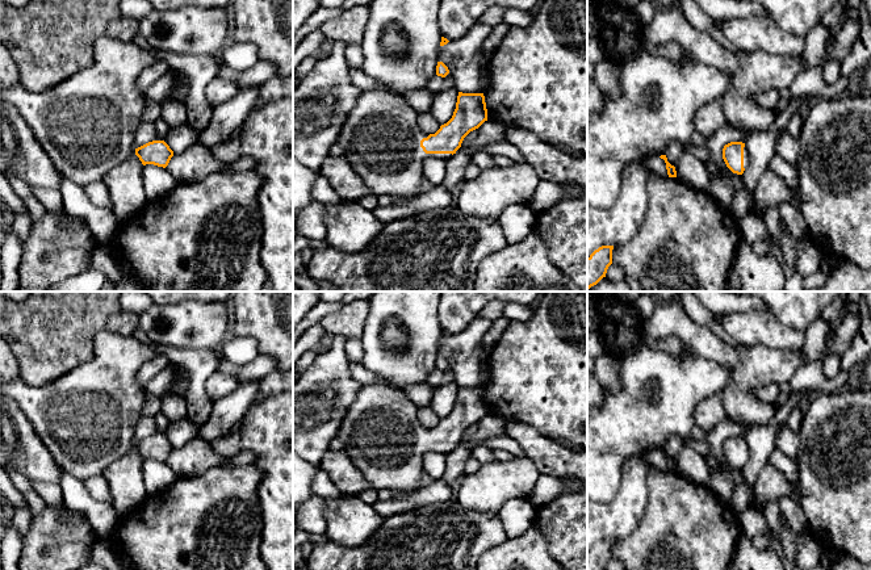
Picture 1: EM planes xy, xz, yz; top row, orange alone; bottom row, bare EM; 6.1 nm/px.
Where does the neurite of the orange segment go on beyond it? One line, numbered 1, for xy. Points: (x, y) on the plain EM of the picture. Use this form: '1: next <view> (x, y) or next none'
1: next xy (86, 418)

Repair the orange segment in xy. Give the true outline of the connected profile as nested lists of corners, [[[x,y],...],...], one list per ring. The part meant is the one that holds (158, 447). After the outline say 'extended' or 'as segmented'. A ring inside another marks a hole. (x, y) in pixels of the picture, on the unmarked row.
[[[100,331],[95,336],[95,356],[88,362],[42,386],[30,386],[20,376],[13,380],[0,377],[0,394],[11,397],[20,406],[54,460],[80,482],[102,474],[117,458],[134,449],[143,460],[166,462],[173,445],[164,435],[152,435],[138,443],[134,439],[146,395],[145,389],[137,382],[137,372],[158,355],[188,370],[189,386],[184,395],[187,419],[196,428],[196,437],[201,437],[201,427],[208,422],[213,407],[205,382],[225,360],[221,351],[146,344],[133,335]]]; extended

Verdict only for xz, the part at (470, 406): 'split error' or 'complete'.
split error

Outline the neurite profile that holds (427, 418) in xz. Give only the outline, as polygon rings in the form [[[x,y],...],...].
[[[431,406],[418,407],[418,420],[426,428],[435,428],[440,423]]]

